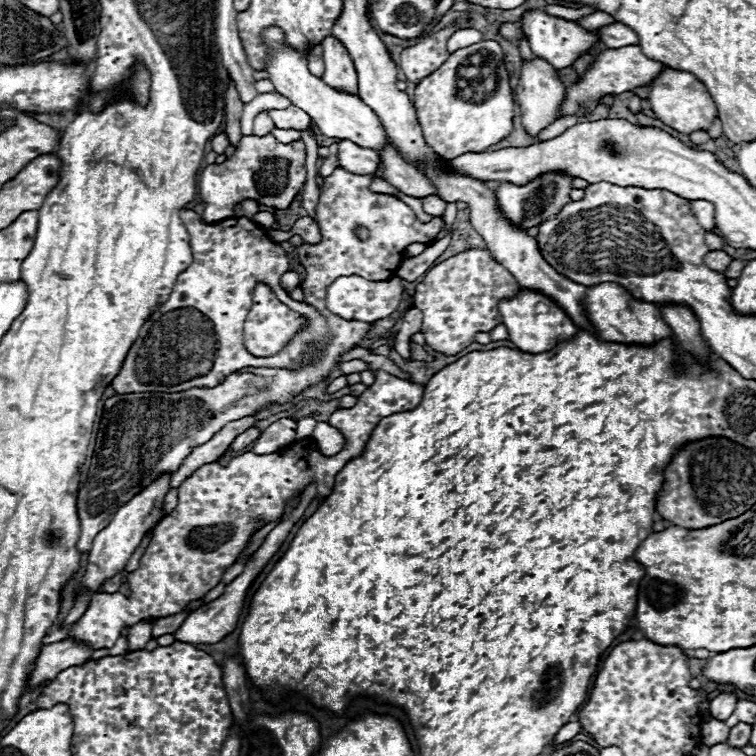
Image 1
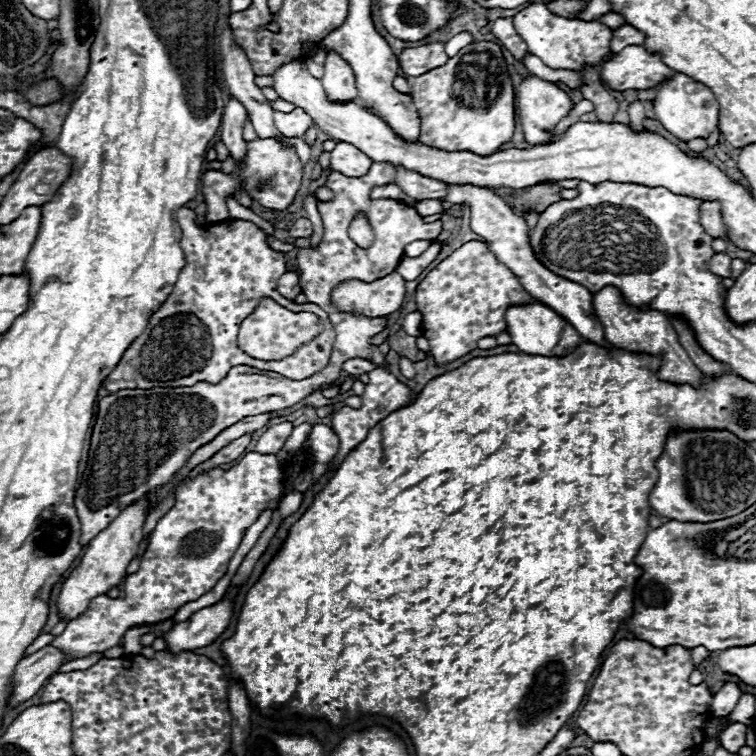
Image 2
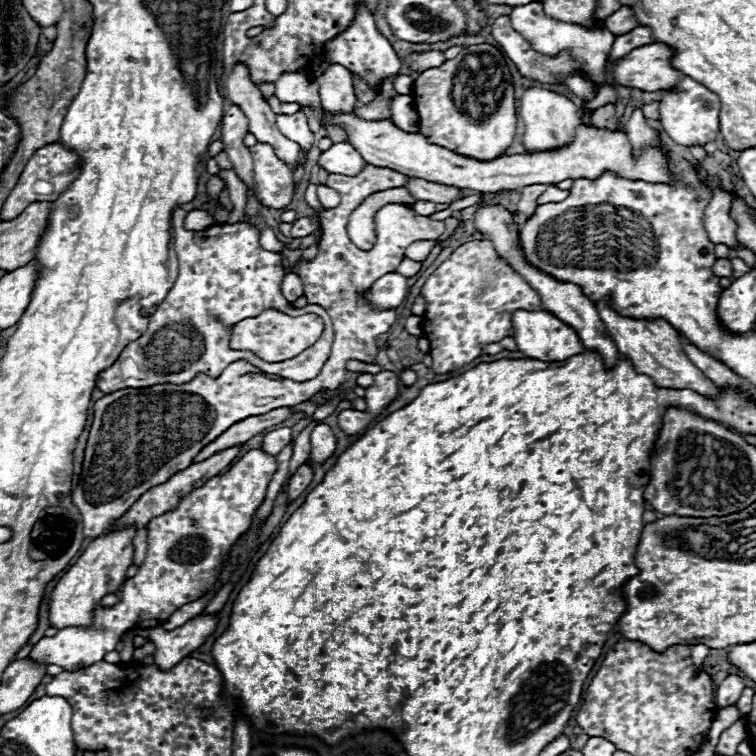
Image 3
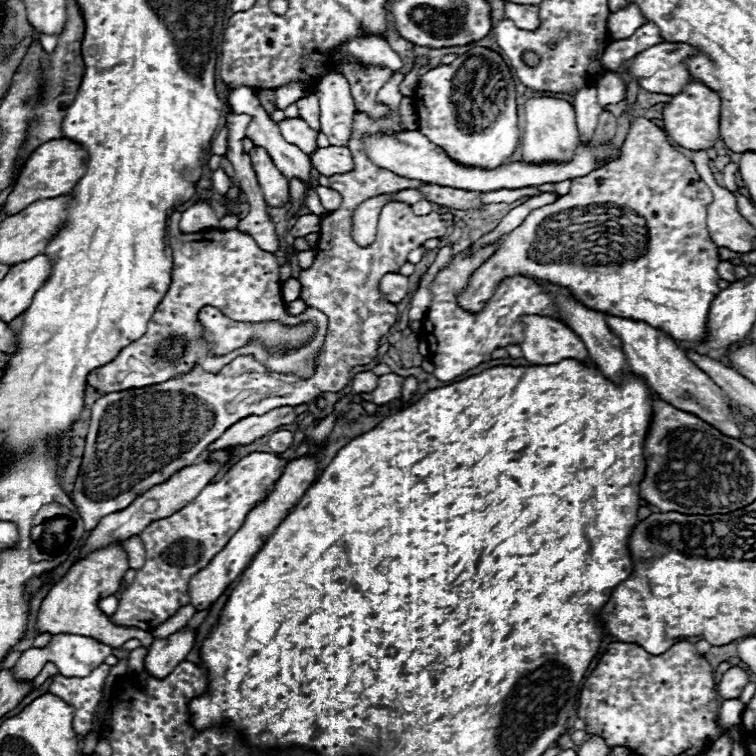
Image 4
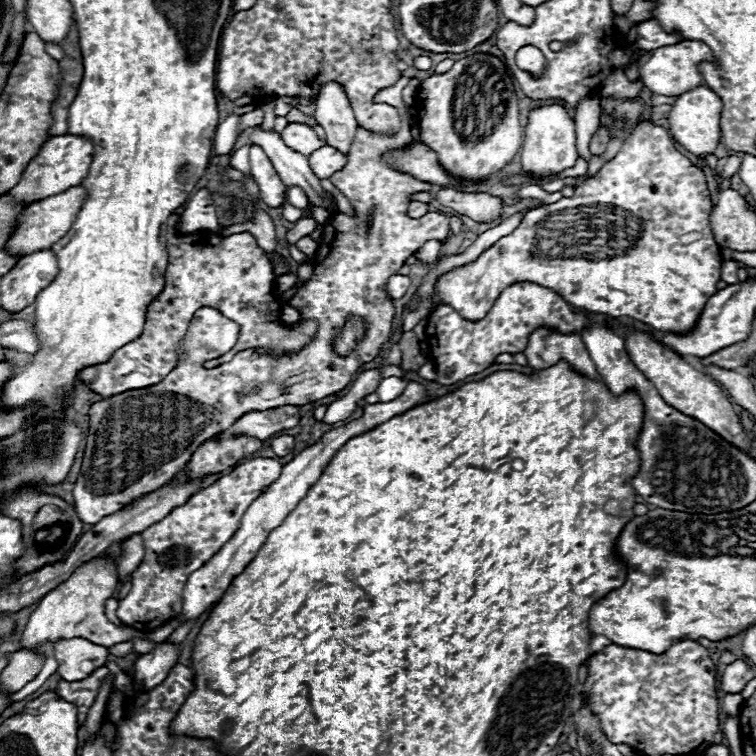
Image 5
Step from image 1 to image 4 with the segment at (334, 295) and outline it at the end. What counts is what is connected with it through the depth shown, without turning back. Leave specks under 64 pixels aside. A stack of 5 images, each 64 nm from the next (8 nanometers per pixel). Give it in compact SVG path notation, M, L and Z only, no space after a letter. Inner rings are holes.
M390 274L390 276L384 276L380 280L380 292L384 294L386 300L390 300L392 304L398 304L406 294L408 294L408 278L402 276L402 274Z

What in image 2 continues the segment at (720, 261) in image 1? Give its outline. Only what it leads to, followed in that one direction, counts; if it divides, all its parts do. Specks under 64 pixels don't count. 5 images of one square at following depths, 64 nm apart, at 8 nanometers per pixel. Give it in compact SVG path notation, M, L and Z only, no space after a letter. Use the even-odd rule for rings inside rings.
M714 254L714 256L710 258L708 268L710 268L714 274L722 276L722 278L730 278L730 262L732 262L732 258L730 258L728 254Z

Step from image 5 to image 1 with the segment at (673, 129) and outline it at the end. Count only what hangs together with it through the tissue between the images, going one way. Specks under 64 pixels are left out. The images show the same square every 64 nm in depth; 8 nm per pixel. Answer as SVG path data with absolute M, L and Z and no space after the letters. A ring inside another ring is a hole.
M666 66L650 84L650 94L648 94L648 104L650 110L656 114L656 118L660 118L664 124L668 124L670 128L690 134L694 130L708 130L712 120L716 118L716 104L710 98L706 86L696 80L690 72L678 72L670 66Z

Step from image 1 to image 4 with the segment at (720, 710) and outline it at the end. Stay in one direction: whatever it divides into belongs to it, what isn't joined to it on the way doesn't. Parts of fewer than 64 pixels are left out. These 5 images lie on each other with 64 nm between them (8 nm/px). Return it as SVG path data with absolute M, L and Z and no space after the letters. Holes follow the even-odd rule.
M732 666L732 668L722 676L722 680L720 680L720 684L718 684L718 694L720 694L722 700L738 698L740 692L742 692L742 688L744 688L748 682L750 682L748 672L742 670L742 668Z

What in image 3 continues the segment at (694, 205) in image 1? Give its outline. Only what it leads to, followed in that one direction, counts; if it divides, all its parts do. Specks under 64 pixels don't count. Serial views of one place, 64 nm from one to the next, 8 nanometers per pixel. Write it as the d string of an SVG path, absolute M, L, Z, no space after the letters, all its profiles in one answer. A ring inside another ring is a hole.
M714 189L712 200L704 212L704 228L714 244L740 248L736 240L736 222L730 216L730 202L732 202L730 194Z

